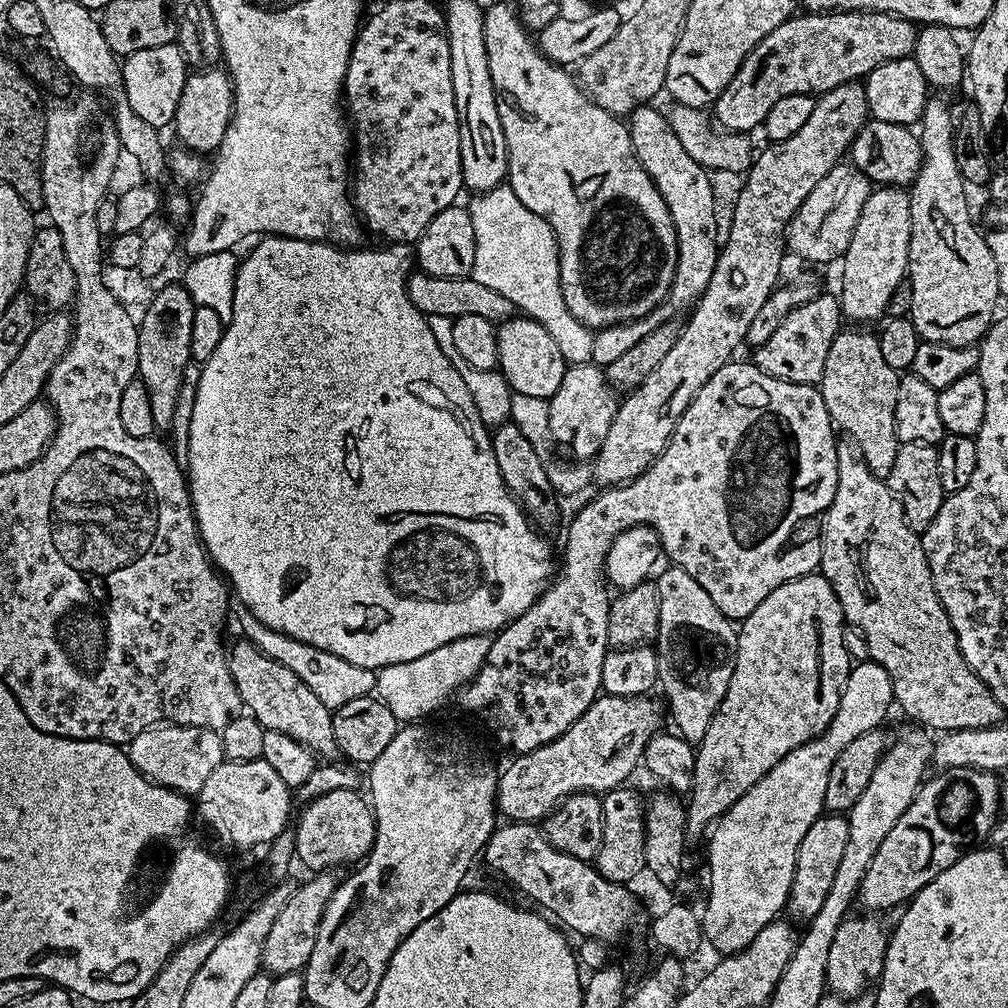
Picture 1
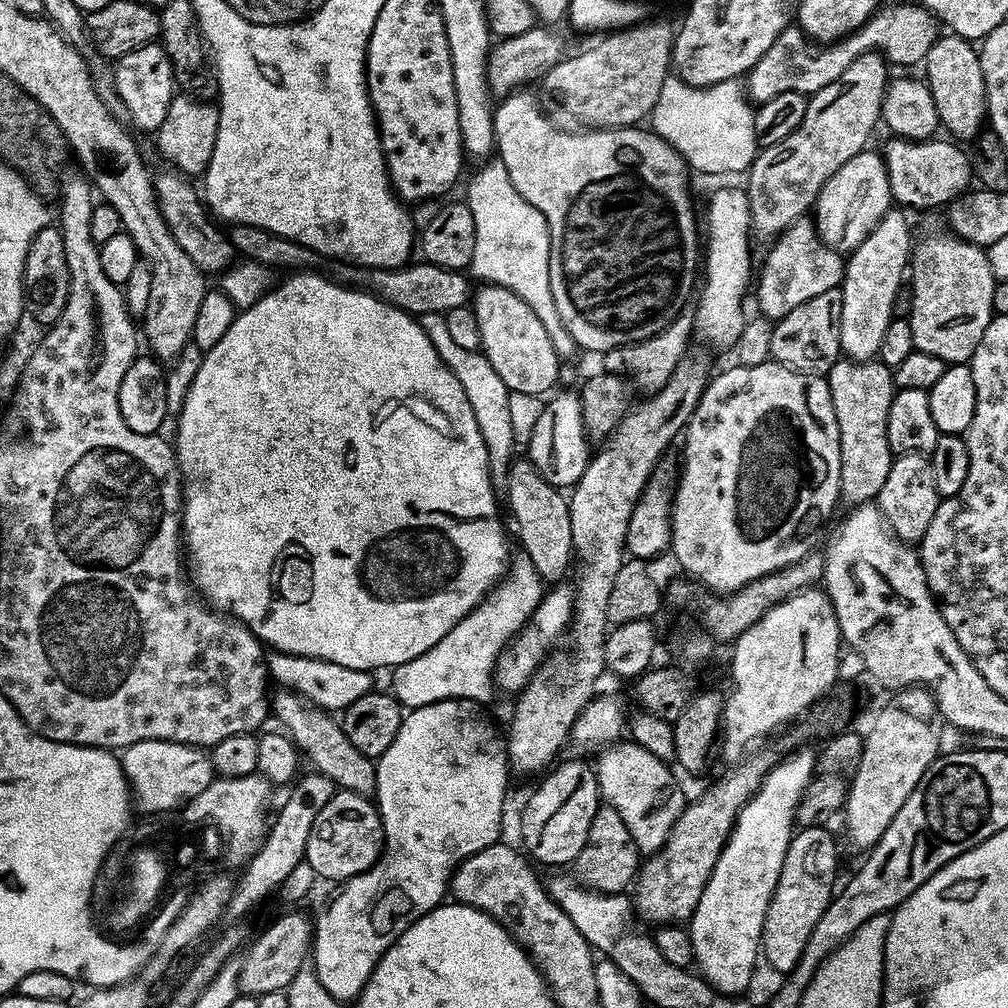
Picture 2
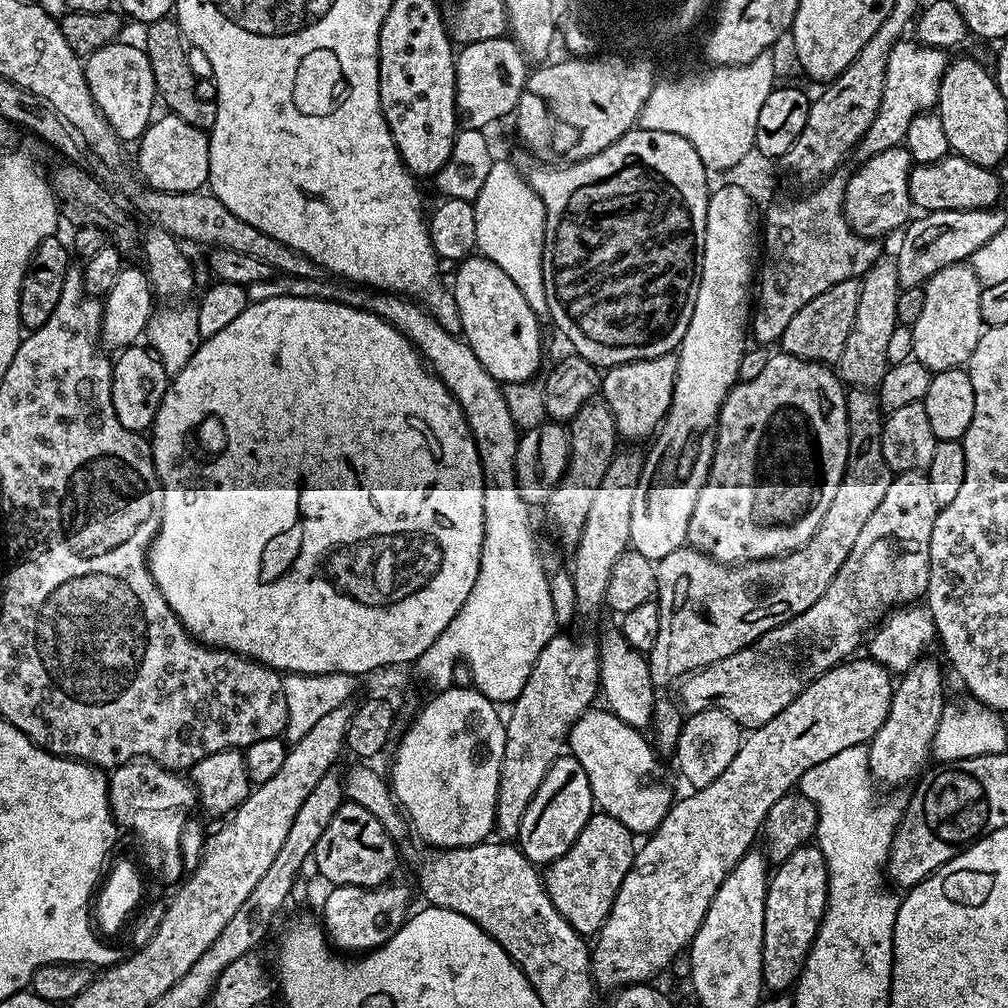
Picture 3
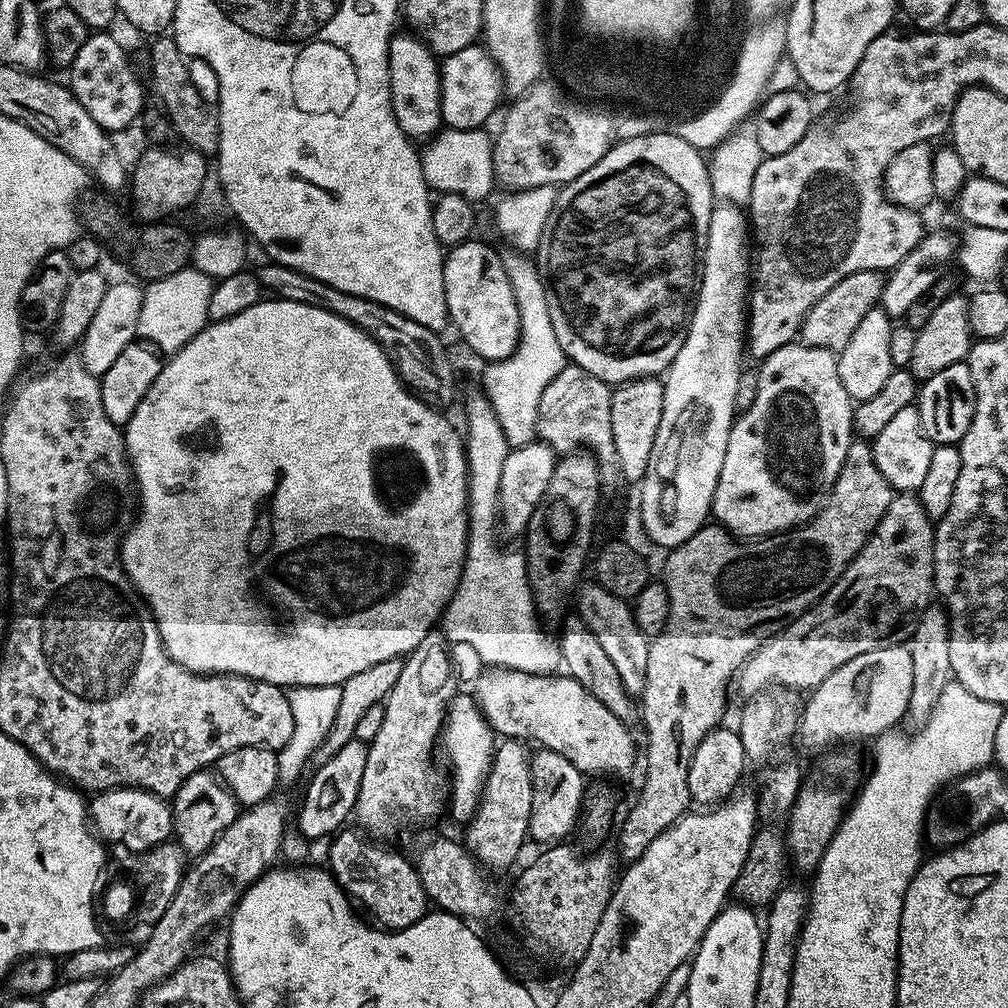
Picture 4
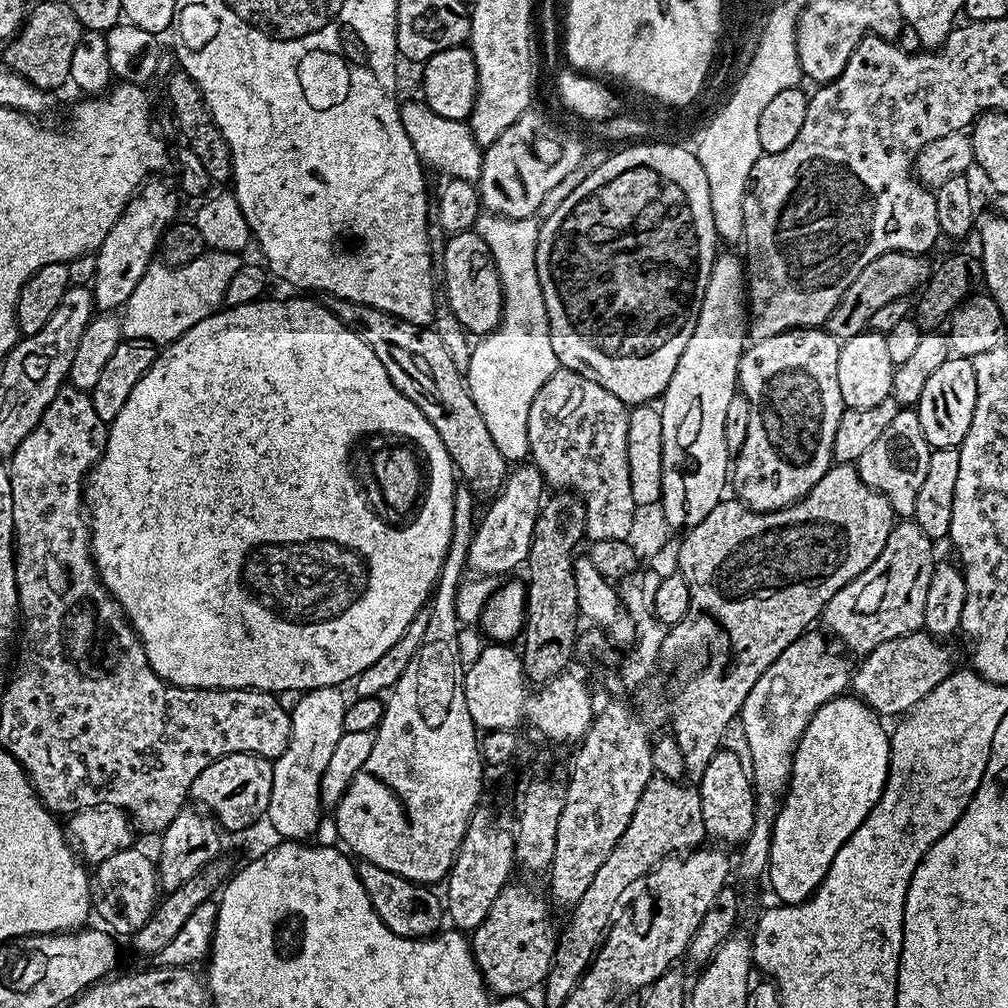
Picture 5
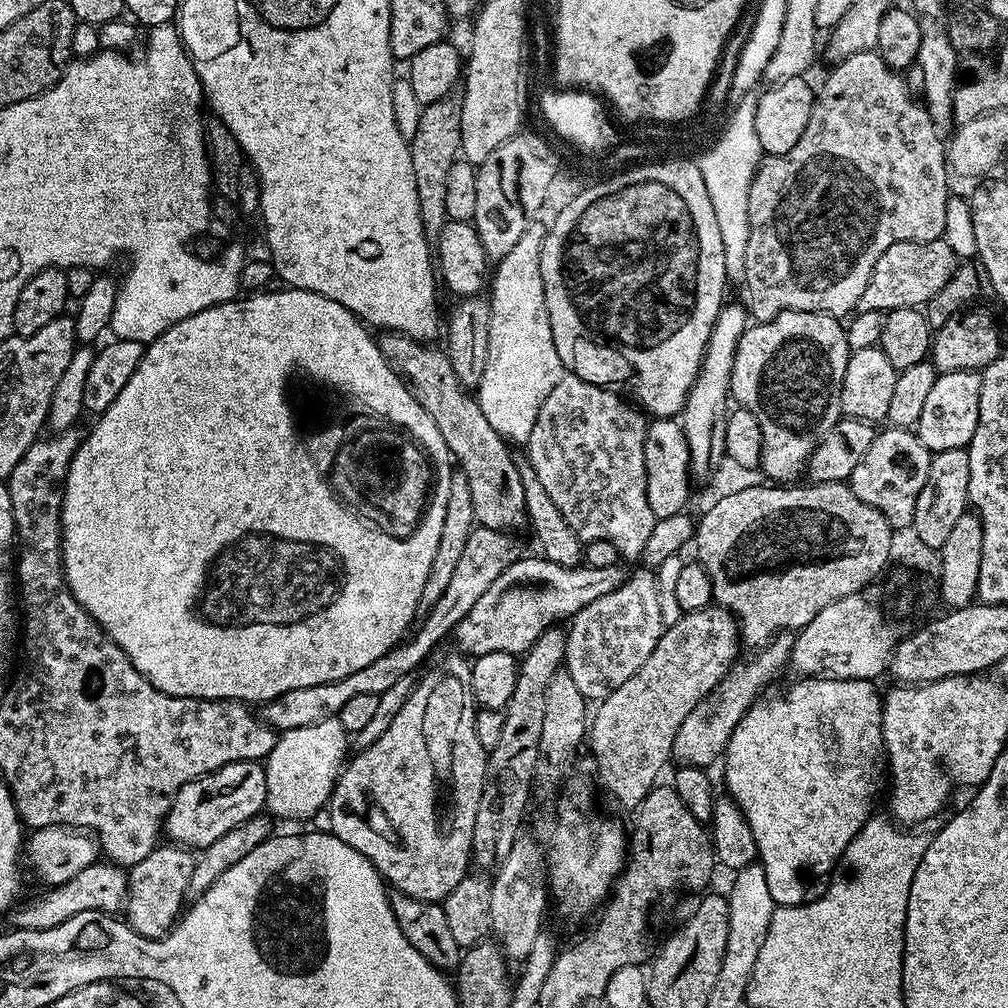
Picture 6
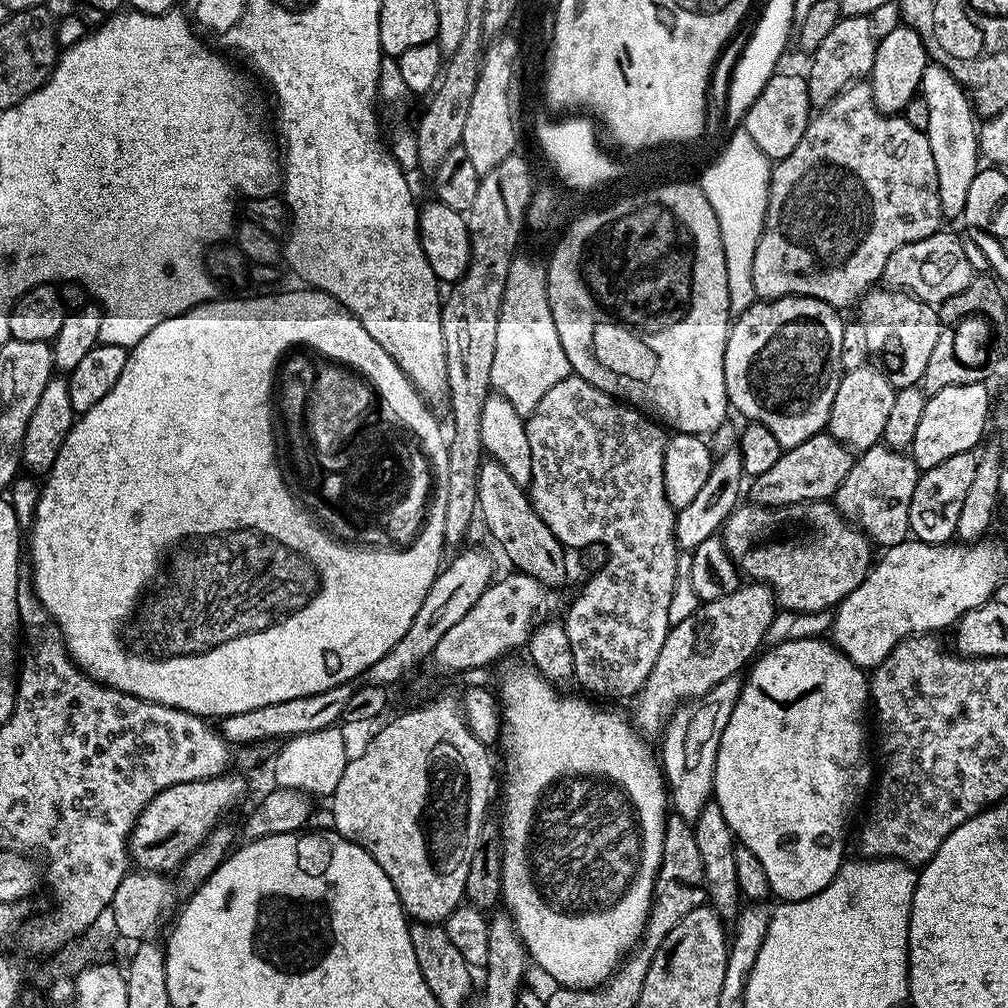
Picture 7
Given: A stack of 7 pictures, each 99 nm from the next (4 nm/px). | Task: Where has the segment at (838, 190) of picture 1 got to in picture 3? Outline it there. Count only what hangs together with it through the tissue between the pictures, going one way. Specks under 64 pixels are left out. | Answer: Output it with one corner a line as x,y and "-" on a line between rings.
904,146
873,152
867,159
852,177
847,177
842,212
851,231
859,236
881,238
887,232
892,232
895,228
903,229
909,223
908,208
911,209
913,203
908,193
908,179
914,161

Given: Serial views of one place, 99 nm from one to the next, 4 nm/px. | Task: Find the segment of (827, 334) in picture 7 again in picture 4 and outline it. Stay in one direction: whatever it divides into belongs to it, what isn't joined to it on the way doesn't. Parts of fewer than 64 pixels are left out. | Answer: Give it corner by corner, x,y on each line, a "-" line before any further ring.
793,342
774,350
774,354
763,357
761,364
764,365
759,365
758,368
760,377
758,378
758,394
754,394
754,402
732,421
730,438
726,442
726,458
722,458
722,474
718,474
718,486
714,490
714,498
712,499
711,515
714,517
715,523
719,524
721,528
728,529
737,538
773,536
775,532
788,532
792,528
798,528
805,524
810,518
814,518
816,512
827,500
828,493
831,492
834,482
838,478
838,470
842,470
846,450
854,439
852,427
854,401
846,394
846,386
842,386
840,381
837,353
803,342

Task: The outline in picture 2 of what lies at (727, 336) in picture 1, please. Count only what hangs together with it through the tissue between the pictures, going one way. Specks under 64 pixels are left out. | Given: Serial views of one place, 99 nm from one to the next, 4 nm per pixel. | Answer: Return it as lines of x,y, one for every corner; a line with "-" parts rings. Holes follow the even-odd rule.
867,52
846,70
842,70
842,78
830,82
830,86
822,86
822,90
811,93
808,96
806,115
794,134
782,138
769,148
760,148
752,167
746,172
748,184
746,191
750,202
750,218
752,219
752,234
757,241
775,241
781,236
794,221
803,220
809,215
810,209
815,205
822,186
838,170
838,166
846,166
854,154
865,151
869,147
868,139
876,128
876,123
881,123
881,112
883,110
883,98
885,88
890,81
890,65
879,52
-
685,355
680,364
670,374
666,386
647,397
645,404
637,403
618,427
612,431
599,445
600,453
593,455
588,461
586,470
580,474
570,492
569,514
570,525
573,527
573,553
580,560
580,573
576,576
574,591
576,594
576,609
572,611
570,625
570,640
572,636
572,652
553,651
552,655
540,665
540,669
532,675
523,692
515,697
516,709
512,712
512,725
506,728
506,747
508,763
511,771
543,773
557,759
560,747
569,743
572,727
578,714
597,695
596,683
600,675
605,675
604,639
610,631
607,618
607,607
610,604
610,590
614,588
614,578
626,561
626,541
628,538
628,523
636,503
648,485
652,472
661,463
664,451
672,444
672,439
683,433
692,411
698,406
705,388
708,386
710,371
708,360
704,356

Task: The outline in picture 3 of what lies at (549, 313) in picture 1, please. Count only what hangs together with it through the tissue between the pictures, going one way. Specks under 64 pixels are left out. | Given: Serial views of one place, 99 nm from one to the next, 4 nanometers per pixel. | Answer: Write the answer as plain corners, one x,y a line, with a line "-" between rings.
493,159
490,166
490,174
486,174
486,183
482,186
482,190
478,190
478,198
474,201
472,209
474,210
474,230
476,231
476,246
479,255
486,257
490,262
494,262
494,266
498,266
514,281
514,286
518,286
518,290
522,290
522,298
526,298
526,302
530,302
530,310
534,310
537,316
544,318
548,316
548,303
546,302
546,286
542,278
542,254
544,253
544,231
546,230
546,210
542,198
532,189
531,183
523,176
514,165
508,160

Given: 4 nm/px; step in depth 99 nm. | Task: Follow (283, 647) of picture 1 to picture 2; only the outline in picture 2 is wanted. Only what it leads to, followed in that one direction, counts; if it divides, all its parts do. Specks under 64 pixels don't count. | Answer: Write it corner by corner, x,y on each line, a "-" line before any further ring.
275,650
269,651
266,656
268,665
268,675
273,681
280,683
279,687
284,690
291,690
297,696
315,704
317,708
324,709
329,714
339,713
350,706
352,702
358,702
358,698
362,698
362,694
373,691
372,684
373,673
369,670
354,670
350,666
338,666
338,662
326,662
318,658
310,658
309,656
291,656
285,652

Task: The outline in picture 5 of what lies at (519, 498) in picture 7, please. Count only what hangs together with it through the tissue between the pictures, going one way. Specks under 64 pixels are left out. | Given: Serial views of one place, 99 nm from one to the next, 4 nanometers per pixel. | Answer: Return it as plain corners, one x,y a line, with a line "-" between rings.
327,295
324,305
374,350
374,354
390,374
394,386
426,414
427,421
438,431
449,460
463,481
465,478
478,492
498,493
508,479
510,461
502,458
498,446
494,446
490,430
474,405
474,400
470,398
464,375
456,369
433,327
410,323
376,307
350,303
337,296

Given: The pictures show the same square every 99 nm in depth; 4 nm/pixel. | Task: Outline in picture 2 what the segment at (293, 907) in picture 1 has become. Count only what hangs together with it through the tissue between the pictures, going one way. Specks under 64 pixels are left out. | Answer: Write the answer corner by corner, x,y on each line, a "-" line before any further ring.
288,912
280,916
256,941
247,945
240,963
239,991
246,996
261,997
271,992
283,992
287,989
289,982
298,974
298,970
305,967
310,956
312,938
314,935
314,924
311,919
307,920
300,912

